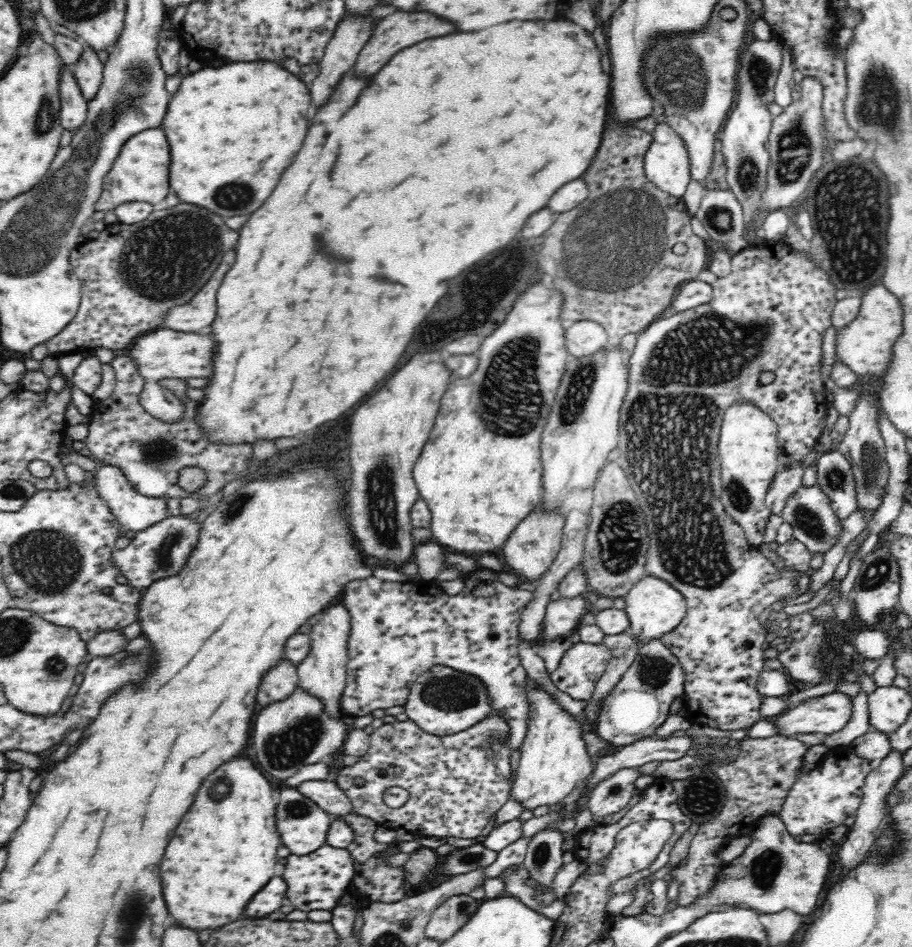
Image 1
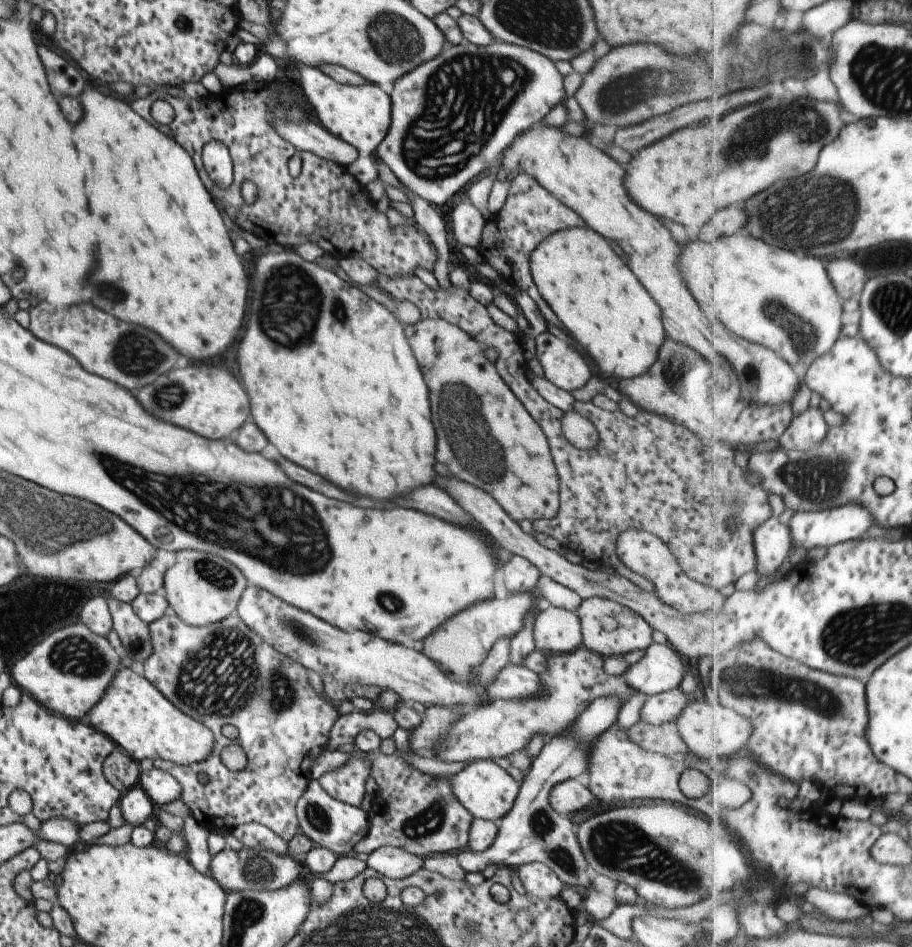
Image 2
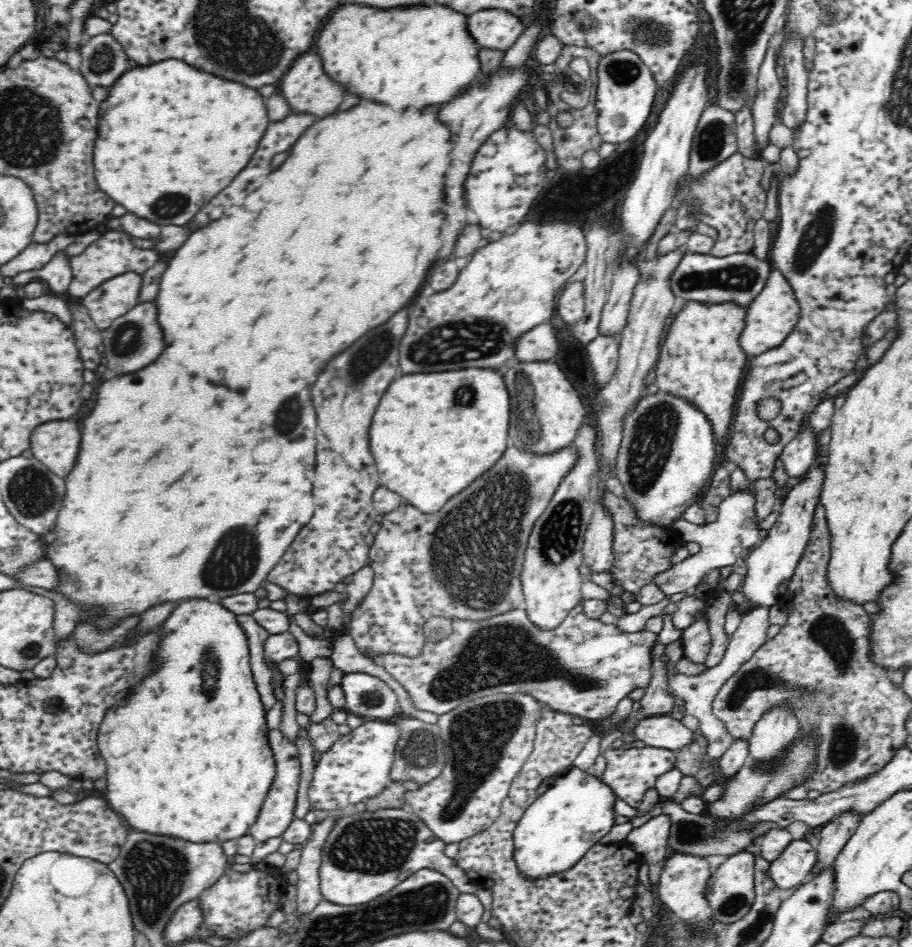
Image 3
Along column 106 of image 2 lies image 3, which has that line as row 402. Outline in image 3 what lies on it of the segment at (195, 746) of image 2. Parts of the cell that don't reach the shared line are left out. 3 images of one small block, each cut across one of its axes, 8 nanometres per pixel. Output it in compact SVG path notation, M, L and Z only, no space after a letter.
M688 301L688 304L681 308L678 316L672 322L664 346L659 350L657 360L655 384L659 390L688 401L698 408L698 411L704 413L712 425L714 442L719 442L723 448L727 445L729 430L735 417L738 388L745 377L748 362L752 358L742 350L740 344L741 332L746 326L746 313L742 307L738 307L734 303L707 305Z

